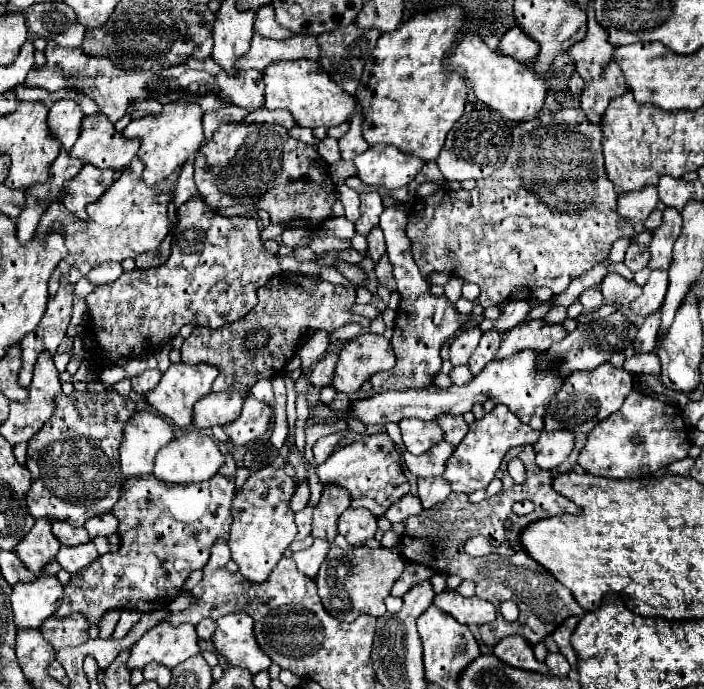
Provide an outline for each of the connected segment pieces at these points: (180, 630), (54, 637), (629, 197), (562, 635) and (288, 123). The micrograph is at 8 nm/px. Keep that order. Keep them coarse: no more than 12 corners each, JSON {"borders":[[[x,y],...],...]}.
{"borders":[[[154,626],[132,646],[128,670],[174,668],[198,652],[194,626]],[[84,616],[44,622],[40,632],[54,648],[84,644]],[[646,186],[618,198],[618,214],[636,232],[658,204],[658,190]],[[568,618],[554,634],[560,654],[566,656],[572,670],[576,666],[576,650],[570,636],[576,630],[578,618]],[[268,108],[250,112],[242,124],[266,122],[294,128],[284,110]]]}

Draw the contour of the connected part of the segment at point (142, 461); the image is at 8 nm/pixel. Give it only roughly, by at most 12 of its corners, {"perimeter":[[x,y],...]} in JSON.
{"perimeter":[[136,412],[120,446],[122,476],[150,474],[168,420]]}

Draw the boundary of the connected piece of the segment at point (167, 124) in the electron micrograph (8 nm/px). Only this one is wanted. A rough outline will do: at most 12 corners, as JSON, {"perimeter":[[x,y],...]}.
{"perimeter":[[172,102],[132,120],[144,184],[154,188],[204,140],[202,110]]}

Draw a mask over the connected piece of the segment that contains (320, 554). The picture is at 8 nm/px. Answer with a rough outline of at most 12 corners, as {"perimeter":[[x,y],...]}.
{"perimeter":[[314,540],[308,550],[296,552],[298,572],[314,578],[324,562],[328,542]]}

